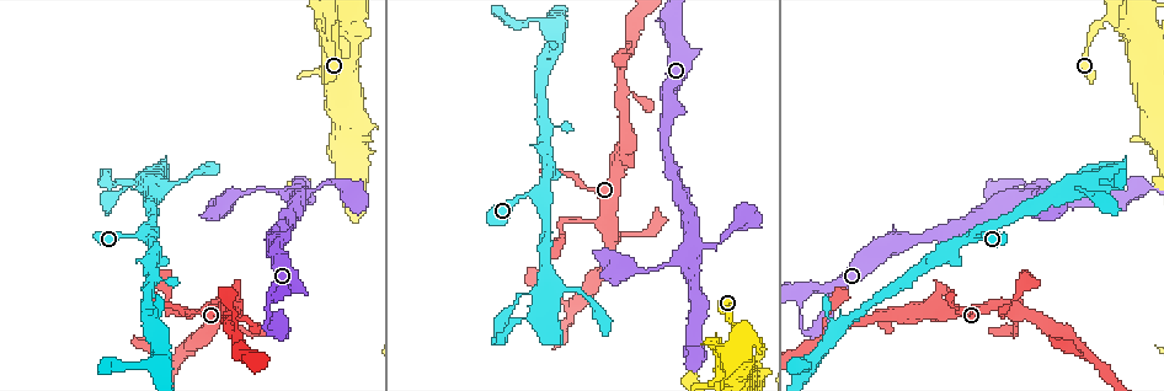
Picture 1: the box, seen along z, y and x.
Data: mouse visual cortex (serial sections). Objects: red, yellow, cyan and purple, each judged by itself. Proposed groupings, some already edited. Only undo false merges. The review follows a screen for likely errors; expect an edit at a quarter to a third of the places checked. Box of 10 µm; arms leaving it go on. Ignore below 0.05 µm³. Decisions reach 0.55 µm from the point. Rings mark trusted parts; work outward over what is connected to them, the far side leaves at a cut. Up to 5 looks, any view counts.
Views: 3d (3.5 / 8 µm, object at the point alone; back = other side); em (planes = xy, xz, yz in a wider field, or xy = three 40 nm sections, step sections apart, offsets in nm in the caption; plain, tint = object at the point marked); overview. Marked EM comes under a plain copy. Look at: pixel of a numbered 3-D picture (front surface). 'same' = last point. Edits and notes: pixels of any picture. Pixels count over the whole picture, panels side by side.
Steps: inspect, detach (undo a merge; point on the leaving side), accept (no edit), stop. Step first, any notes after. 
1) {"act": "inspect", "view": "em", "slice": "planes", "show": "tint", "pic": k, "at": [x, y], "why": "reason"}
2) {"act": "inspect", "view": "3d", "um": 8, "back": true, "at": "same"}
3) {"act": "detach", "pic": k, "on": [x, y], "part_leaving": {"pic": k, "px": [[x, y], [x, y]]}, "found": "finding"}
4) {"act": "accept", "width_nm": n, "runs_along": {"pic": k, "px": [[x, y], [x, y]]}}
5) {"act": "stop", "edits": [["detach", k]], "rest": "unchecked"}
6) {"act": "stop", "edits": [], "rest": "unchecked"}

{"act": "inspect", "view": "3d", "um": 3.5, "pic": 1, "at": [628, 234], "why": "thin neck"}

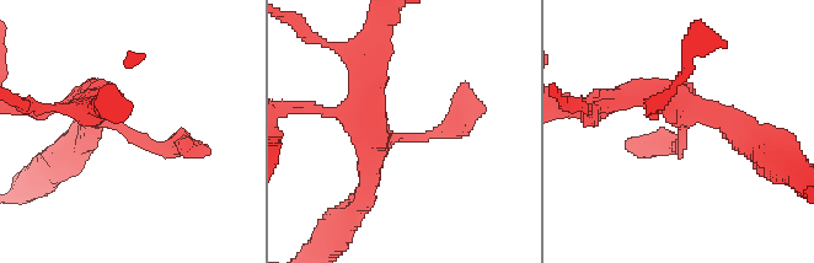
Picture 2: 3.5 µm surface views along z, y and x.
{"act": "inspect", "view": "em", "slice": "xy", "step": 5, "show": "tint", "pic": 2, "at": [681, 134]}

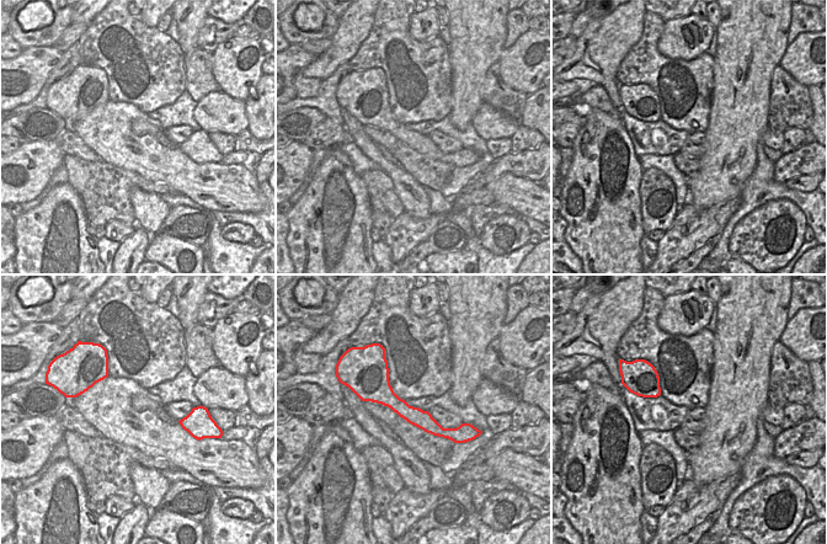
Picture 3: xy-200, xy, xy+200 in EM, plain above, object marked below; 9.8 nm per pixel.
{"act": "accept", "runs_along": {"pic": 2, "px": [[97, 94], [142, 141], [187, 146]]}, "found": "continuous, no second cell"}

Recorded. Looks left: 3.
{"act": "inspect", "view": "3d", "um": 3.5, "pic": 1, "at": [632, 44], "why": "small branch off a trunk"}

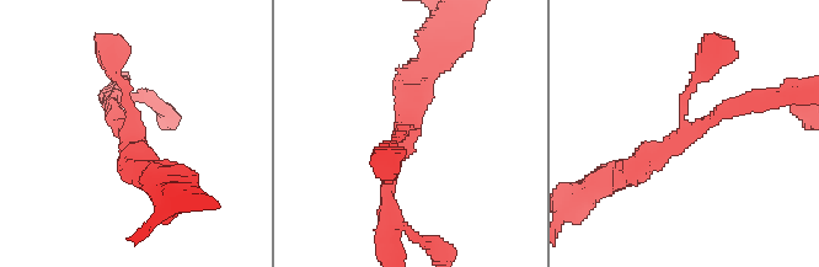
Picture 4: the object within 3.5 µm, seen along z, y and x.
{"act": "inspect", "view": "em", "slice": "xy", "step": 2, "show": "tint", "pic": 4, "at": [407, 132], "arms": 3, "arm_widths_nm": [150, 200, 350], "why": "now the EM"}

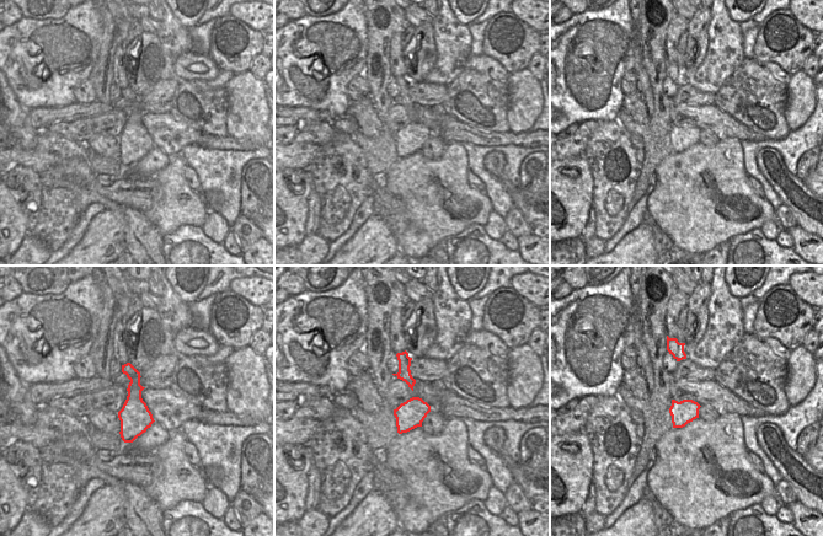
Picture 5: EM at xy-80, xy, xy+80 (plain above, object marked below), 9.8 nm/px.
{"act": "inspect", "view": "em", "slice": "xy", "step": 3, "show": "tint", "at": "same", "why": "cut it another way"}

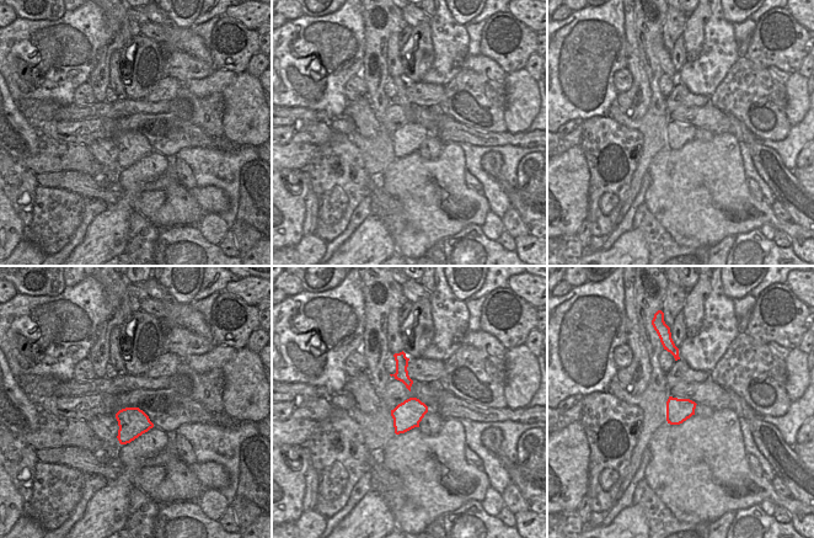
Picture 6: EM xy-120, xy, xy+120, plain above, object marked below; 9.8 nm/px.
{"act": "accept", "runs_along": {"pic": 4, "px": [[755, 105], [712, 116], [624, 172]]}, "found": "one cell here"}

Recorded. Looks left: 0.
{"act": "stop", "edits": [], "rest": "unchecked"}

